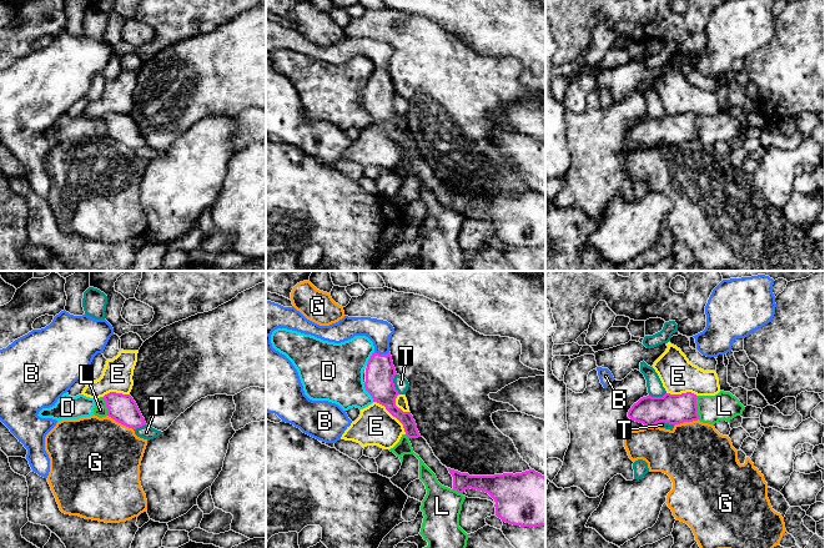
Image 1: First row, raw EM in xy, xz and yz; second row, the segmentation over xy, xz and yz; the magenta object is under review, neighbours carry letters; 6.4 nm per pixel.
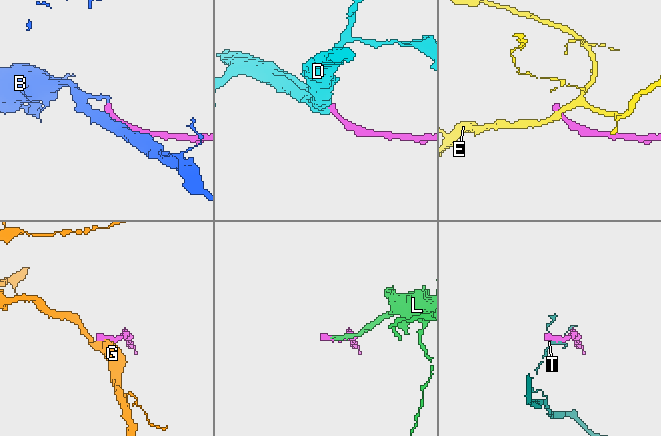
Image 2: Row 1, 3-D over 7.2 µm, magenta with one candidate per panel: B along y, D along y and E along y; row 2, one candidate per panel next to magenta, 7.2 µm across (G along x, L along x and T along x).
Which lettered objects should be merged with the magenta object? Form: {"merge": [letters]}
{"merge": ["B"]}

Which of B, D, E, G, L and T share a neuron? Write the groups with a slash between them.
B / D L / E / G / T

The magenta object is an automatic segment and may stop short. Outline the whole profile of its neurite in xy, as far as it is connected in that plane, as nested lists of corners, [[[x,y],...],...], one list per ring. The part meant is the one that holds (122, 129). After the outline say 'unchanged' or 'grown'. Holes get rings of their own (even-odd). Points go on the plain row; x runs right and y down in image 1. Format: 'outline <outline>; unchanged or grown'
outline [[[110,112],[102,119],[106,122],[107,136],[116,142],[132,150],[146,145],[136,122],[130,115]]]; unchanged

